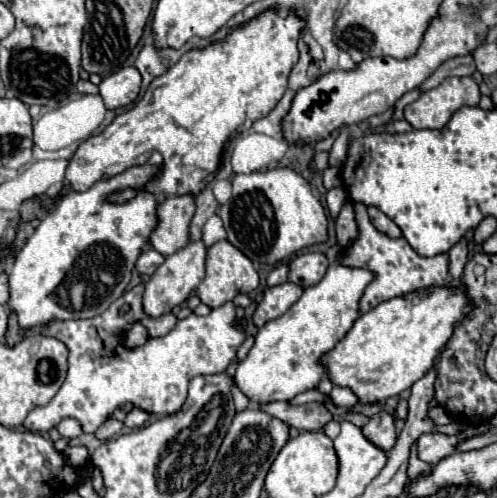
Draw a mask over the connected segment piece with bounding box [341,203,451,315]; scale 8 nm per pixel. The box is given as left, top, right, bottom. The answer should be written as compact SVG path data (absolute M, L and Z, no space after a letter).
M353 203L355 207L355 221L359 235L351 241L349 247L341 253L341 265L345 267L361 267L373 273L373 281L367 285L363 297L359 299L359 315L367 313L369 309L377 307L381 301L407 295L411 291L429 287L429 285L445 285L449 277L449 255L439 253L435 257L421 257L415 253L415 249L407 243L405 237L391 239L389 235L377 231L373 223L369 221L367 207L363 203Z

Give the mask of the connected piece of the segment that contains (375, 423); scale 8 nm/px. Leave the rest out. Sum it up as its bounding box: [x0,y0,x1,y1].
[361,413,397,451]

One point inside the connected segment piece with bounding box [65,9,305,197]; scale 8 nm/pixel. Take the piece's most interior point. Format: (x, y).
(188, 114)

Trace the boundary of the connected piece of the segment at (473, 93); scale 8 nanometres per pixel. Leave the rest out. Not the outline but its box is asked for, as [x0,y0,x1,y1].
[403,77,481,129]

